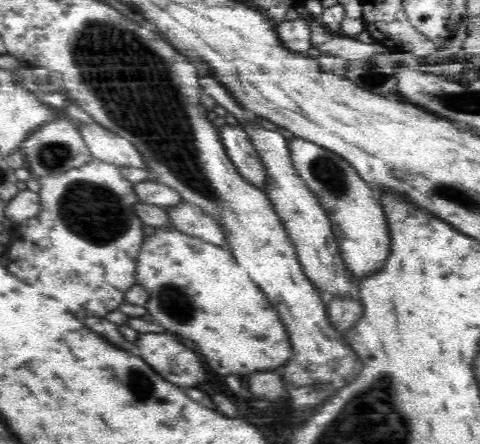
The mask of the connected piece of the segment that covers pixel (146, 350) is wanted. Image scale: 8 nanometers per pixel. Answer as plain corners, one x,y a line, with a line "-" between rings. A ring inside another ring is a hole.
142,333
135,340
140,356
166,382
180,389
198,389
206,380
204,364
194,350
186,348
173,333

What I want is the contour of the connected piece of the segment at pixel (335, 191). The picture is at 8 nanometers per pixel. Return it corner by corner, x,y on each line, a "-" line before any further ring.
294,138
289,142
290,158
293,159
293,166
297,173
304,179
306,186
317,196
324,212
330,219
332,225
332,237
339,248
339,258
344,268
356,280
364,280
374,273
382,270
382,264
390,256
390,229
386,222
384,209
380,206
374,191
355,173
354,167
344,161
338,154
331,150
323,149
322,146
314,145
313,142
304,141
303,138

